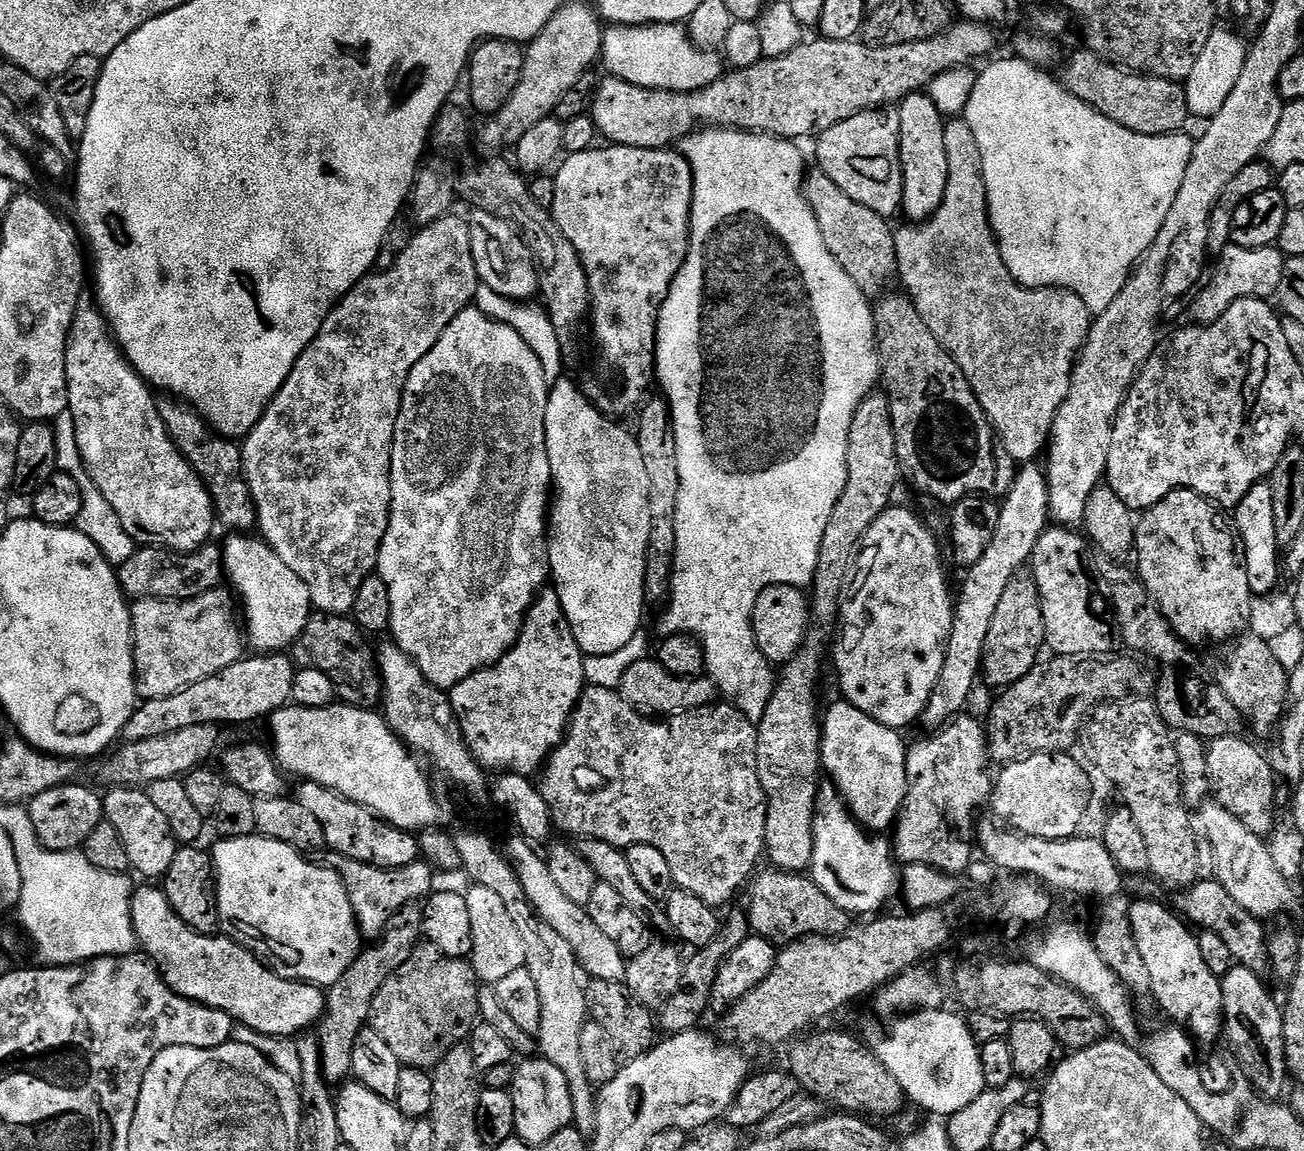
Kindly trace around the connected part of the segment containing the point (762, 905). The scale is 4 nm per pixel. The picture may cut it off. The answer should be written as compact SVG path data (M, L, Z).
M769 867L769 872L763 870L755 873L754 879L747 885L748 927L757 936L771 940L773 945L783 946L800 940L803 936L839 936L846 927L846 914L833 902L828 895L820 889L811 878L799 872L782 872L779 868Z

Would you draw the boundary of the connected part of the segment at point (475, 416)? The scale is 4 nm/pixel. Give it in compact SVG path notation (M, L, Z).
M476 306L466 307L456 315L436 345L412 367L408 375L392 439L390 518L376 566L382 582L386 582L386 590L390 590L391 639L419 666L425 678L436 688L451 690L458 682L462 682L462 678L470 678L470 674L497 664L514 646L520 636L524 617L549 579L548 519L550 493L554 485L546 450L543 409L548 402L549 391L549 385L543 378L543 368L530 346L510 325L495 319L492 321L486 313L479 312Z

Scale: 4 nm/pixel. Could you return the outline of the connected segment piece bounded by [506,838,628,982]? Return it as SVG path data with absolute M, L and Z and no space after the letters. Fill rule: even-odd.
M519 838L513 842L509 848L506 848L507 855L510 857L517 876L523 882L525 889L529 893L544 896L544 908L539 909L542 919L547 922L551 928L558 930L558 934L562 934L562 938L566 938L566 942L570 942L570 950L574 950L576 960L580 963L581 969L593 980L605 980L606 982L621 982L628 975L628 960L623 956L621 945L616 944L608 937L603 930L594 922L594 918L587 910L587 907L570 902L570 898L566 898L566 894L562 894L562 890L558 890L558 886L554 886L554 882L548 873L547 863L532 860L536 856L536 852L524 838Z

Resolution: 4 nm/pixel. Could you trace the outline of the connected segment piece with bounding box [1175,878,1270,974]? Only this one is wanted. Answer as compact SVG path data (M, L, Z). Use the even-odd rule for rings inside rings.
M1214 878L1197 879L1196 883L1187 885L1177 898L1175 907L1185 921L1191 922L1197 929L1210 930L1230 946L1233 961L1241 968L1248 968L1257 974L1269 971L1268 941L1266 931L1257 917L1251 916L1234 897Z

